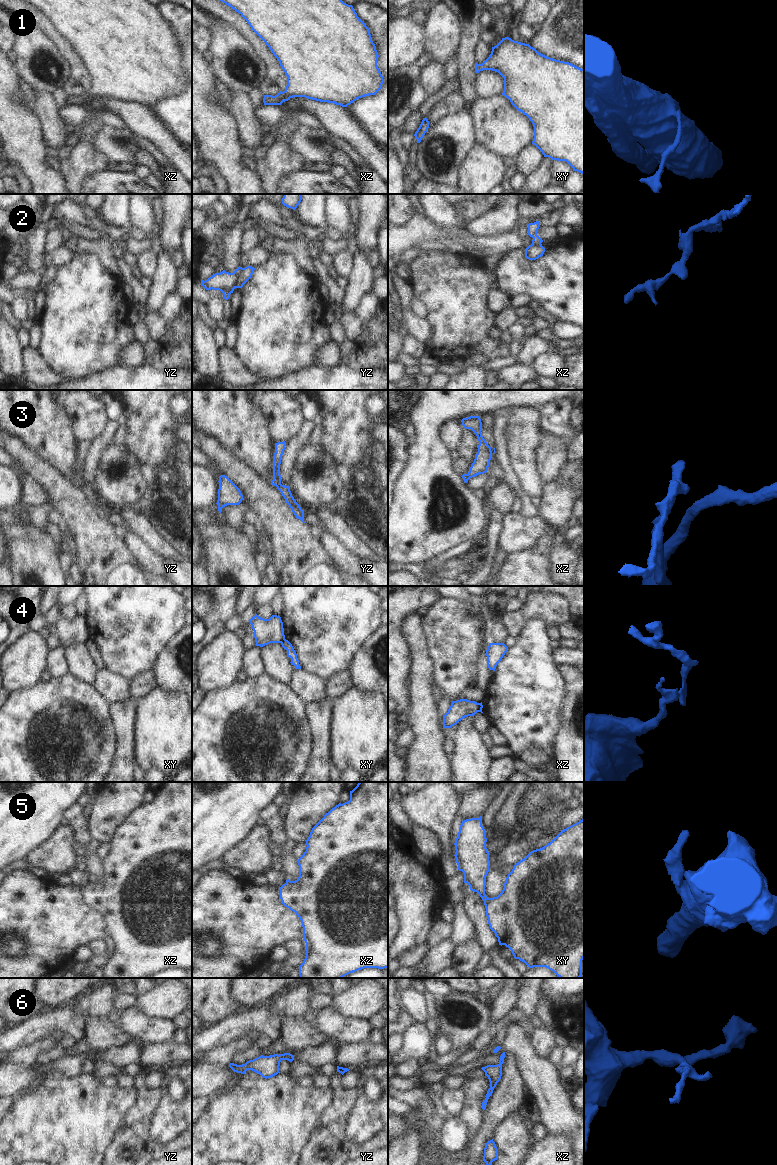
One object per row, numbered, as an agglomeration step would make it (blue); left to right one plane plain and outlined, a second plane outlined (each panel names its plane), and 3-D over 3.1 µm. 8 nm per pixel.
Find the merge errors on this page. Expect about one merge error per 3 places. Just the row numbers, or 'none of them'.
2, 3, 4

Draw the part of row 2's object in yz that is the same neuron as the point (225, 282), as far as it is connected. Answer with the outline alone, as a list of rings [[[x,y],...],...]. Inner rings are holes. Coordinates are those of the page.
[[[239,266],[233,273],[223,270],[220,273],[215,273],[205,281],[201,280],[201,284],[206,290],[213,289],[221,291],[224,295],[224,299],[228,300],[230,294],[233,293],[236,288],[236,283],[242,269],[243,268]]]

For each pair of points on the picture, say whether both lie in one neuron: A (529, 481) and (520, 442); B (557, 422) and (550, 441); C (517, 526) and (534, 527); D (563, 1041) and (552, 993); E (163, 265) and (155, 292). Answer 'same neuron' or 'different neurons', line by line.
A: same neuron
B: different neurons
C: same neuron
D: different neurons
E: same neuron

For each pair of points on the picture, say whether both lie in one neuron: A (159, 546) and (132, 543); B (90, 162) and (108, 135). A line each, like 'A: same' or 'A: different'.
A: different
B: different

